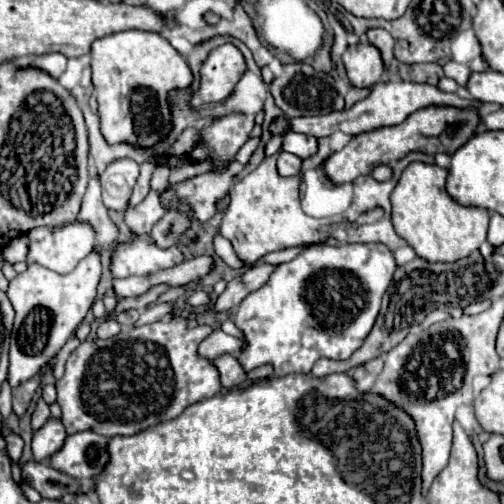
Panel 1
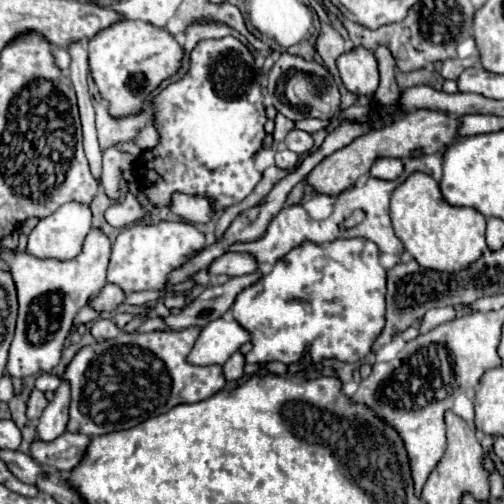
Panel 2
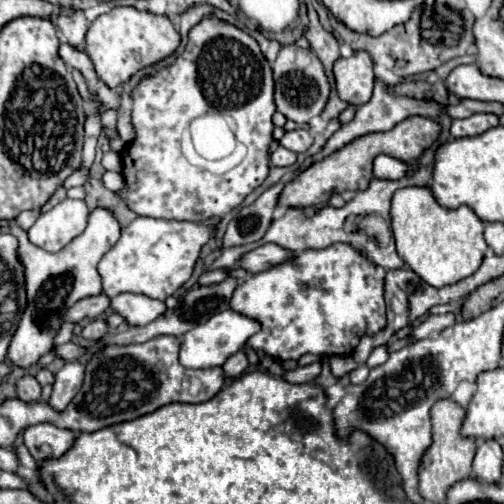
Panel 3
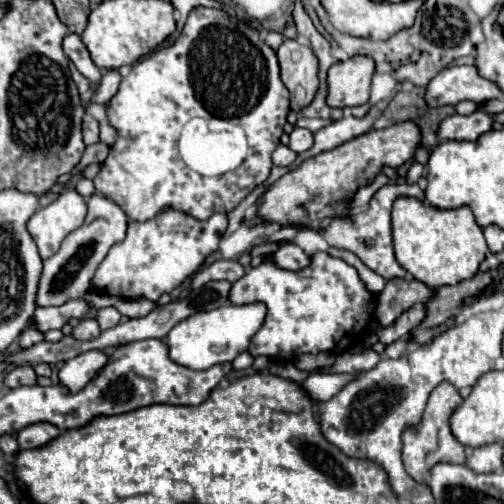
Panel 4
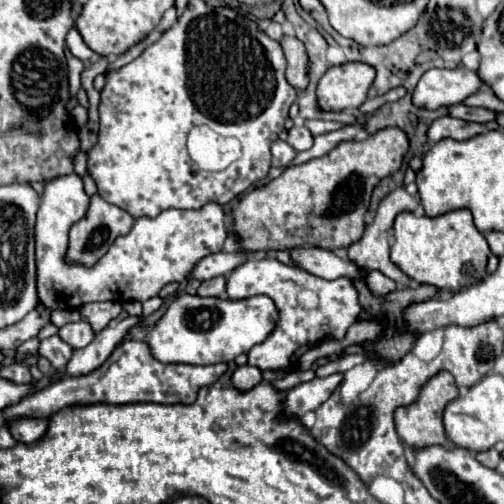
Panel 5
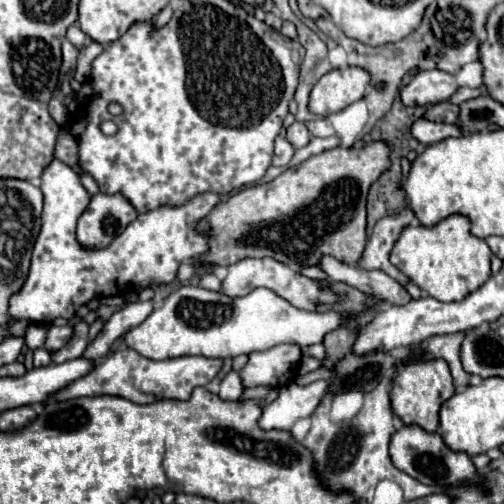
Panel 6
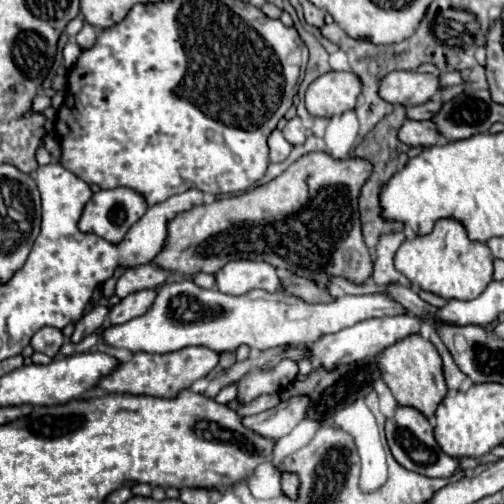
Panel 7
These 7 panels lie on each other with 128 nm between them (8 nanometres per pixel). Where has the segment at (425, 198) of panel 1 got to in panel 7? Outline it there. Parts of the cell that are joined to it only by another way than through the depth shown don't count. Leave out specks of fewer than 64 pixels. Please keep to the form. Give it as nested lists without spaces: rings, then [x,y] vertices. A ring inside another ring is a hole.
[[[452,218],[438,220],[434,230],[426,236],[404,240],[394,256],[394,264],[412,284],[446,300],[474,300],[492,280],[492,254],[488,246],[470,240],[466,228]]]

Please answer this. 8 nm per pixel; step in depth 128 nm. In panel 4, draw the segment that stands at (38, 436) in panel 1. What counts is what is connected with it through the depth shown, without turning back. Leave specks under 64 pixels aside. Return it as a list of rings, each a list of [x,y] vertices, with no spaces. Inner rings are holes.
[[[92,350],[92,352],[86,352],[86,354],[80,354],[68,362],[64,362],[64,366],[60,368],[58,372],[58,378],[60,378],[60,384],[70,392],[70,394],[76,394],[80,392],[88,380],[92,380],[92,376],[106,364],[106,356],[98,350]]]

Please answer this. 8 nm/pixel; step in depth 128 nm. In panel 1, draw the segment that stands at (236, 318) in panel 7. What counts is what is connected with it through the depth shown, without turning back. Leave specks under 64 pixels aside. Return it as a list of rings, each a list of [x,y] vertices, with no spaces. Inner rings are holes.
[[[214,330],[198,348],[200,356],[212,360],[216,356],[222,356],[222,354],[238,354],[242,348],[242,340],[240,338],[234,338],[234,336],[228,336],[224,334],[222,330]]]

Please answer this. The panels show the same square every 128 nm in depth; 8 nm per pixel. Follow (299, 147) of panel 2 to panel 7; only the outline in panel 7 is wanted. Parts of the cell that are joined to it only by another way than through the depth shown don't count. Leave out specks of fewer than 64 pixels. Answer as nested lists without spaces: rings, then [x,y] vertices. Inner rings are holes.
[[[298,116],[292,118],[292,120],[288,120],[288,124],[286,124],[286,128],[284,128],[284,138],[286,138],[290,144],[294,144],[294,146],[304,144],[304,140],[306,140],[306,128],[302,126],[302,120],[300,120]]]

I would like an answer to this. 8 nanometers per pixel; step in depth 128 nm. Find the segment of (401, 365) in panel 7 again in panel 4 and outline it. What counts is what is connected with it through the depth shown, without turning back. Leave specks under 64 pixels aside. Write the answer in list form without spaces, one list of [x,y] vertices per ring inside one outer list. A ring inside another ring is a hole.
[[[438,384],[426,404],[422,422],[416,428],[408,428],[404,432],[404,448],[402,448],[402,458],[404,458],[404,468],[406,472],[420,484],[428,482],[428,474],[434,464],[446,462],[446,464],[464,464],[466,462],[466,452],[464,446],[456,440],[456,436],[450,430],[450,416],[454,410],[462,404],[462,398],[452,384]]]

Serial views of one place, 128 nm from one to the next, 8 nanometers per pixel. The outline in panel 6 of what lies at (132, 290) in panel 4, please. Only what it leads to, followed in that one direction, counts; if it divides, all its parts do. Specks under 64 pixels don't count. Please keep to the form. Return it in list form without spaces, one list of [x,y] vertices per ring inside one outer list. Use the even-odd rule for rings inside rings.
[[[54,160],[44,170],[40,188],[44,192],[42,228],[40,228],[40,234],[38,234],[36,244],[34,244],[28,280],[24,282],[24,288],[16,296],[12,296],[12,300],[10,300],[12,322],[14,320],[28,320],[28,322],[34,322],[34,324],[42,324],[42,322],[50,322],[54,318],[68,320],[70,316],[76,314],[76,310],[82,304],[88,304],[94,298],[120,296],[120,294],[126,292],[126,288],[130,288],[130,290],[138,290],[138,288],[144,290],[144,288],[150,288],[150,286],[158,288],[158,286],[170,284],[170,282],[176,280],[178,268],[180,268],[180,264],[184,260],[200,258],[202,254],[206,254],[210,250],[210,246],[208,246],[208,238],[210,236],[204,234],[198,228],[198,224],[218,204],[218,200],[220,200],[218,194],[198,194],[196,198],[192,198],[188,204],[184,204],[180,208],[164,206],[164,208],[156,208],[152,212],[144,212],[130,226],[126,226],[126,230],[108,248],[104,248],[104,250],[84,250],[74,238],[76,220],[80,218],[82,210],[86,210],[86,206],[90,204],[90,194],[80,184],[80,176],[70,166],[62,164],[60,160]]]

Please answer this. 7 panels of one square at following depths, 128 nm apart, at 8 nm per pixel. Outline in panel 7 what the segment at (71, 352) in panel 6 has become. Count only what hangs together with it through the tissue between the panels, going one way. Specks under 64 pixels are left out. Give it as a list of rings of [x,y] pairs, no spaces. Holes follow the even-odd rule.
[[[94,306],[94,308],[90,308],[76,323],[72,336],[70,336],[68,340],[70,340],[72,344],[82,342],[88,334],[96,332],[96,330],[104,324],[106,314],[108,314],[108,308],[106,308],[106,306]]]

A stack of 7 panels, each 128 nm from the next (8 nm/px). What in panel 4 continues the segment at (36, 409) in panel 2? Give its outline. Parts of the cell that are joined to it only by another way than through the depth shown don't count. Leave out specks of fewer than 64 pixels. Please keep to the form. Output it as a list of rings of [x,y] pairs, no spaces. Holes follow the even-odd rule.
[[[16,366],[8,372],[4,384],[8,388],[16,388],[16,386],[36,386],[36,372],[32,370],[32,366]]]

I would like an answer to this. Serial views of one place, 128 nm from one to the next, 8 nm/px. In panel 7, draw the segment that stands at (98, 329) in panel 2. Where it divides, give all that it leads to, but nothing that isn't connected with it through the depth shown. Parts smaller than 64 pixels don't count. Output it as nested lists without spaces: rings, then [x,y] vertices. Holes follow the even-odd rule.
[[[40,328],[32,336],[30,344],[32,344],[32,348],[36,352],[42,352],[42,354],[46,354],[50,358],[56,358],[64,342],[66,342],[66,338],[64,338],[62,330],[58,330],[58,328]]]

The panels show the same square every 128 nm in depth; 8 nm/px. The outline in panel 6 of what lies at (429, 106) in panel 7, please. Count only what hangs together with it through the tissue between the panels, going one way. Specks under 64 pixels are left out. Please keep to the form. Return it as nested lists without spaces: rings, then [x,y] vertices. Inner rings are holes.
[[[440,102],[436,106],[430,106],[426,116],[432,122],[446,122],[446,124],[456,124],[460,120],[460,108],[452,102]]]

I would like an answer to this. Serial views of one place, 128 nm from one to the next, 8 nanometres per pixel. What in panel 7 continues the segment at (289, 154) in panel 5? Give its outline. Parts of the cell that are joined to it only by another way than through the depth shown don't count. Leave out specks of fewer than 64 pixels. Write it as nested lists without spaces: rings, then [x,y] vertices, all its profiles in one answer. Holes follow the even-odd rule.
[[[274,130],[270,134],[268,146],[270,146],[270,160],[272,162],[284,162],[288,158],[288,154],[292,152],[292,144],[286,142],[286,138],[282,136],[280,130]]]

